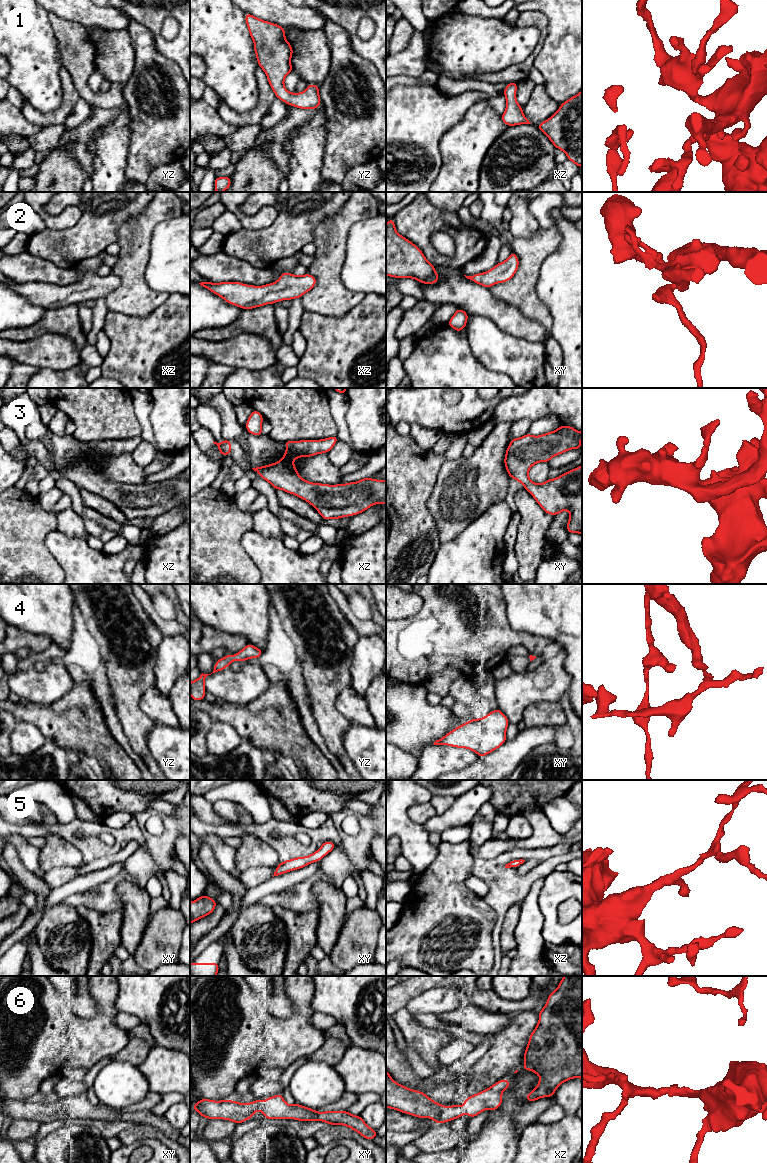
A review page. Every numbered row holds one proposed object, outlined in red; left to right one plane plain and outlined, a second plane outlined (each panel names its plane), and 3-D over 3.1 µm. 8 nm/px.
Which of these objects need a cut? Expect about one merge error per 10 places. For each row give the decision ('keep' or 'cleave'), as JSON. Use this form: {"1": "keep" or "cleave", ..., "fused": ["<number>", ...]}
{"1": "keep", "2": "keep", "3": "keep", "4": "keep", "5": "keep", "6": "keep", "fused": []}

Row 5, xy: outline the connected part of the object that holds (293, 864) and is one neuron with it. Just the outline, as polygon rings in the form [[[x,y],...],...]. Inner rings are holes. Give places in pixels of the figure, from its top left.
[[[326,841],[322,843],[322,846],[319,848],[318,851],[315,851],[313,854],[309,856],[297,857],[294,859],[283,861],[275,869],[273,877],[284,874],[289,871],[303,868],[309,865],[310,863],[318,862],[335,848],[336,846],[332,841]]]

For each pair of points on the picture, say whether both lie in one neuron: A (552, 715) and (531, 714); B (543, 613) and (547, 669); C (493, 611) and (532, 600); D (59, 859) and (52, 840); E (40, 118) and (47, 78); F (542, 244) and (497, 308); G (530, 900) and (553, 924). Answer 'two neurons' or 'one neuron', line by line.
A: one neuron
B: two neurons
C: two neurons
D: one neuron
E: two neurons
F: two neurons
G: two neurons

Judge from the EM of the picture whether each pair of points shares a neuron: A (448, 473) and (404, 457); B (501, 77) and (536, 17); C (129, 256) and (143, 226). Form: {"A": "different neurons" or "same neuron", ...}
{"A": "different neurons", "B": "same neuron", "C": "same neuron"}

